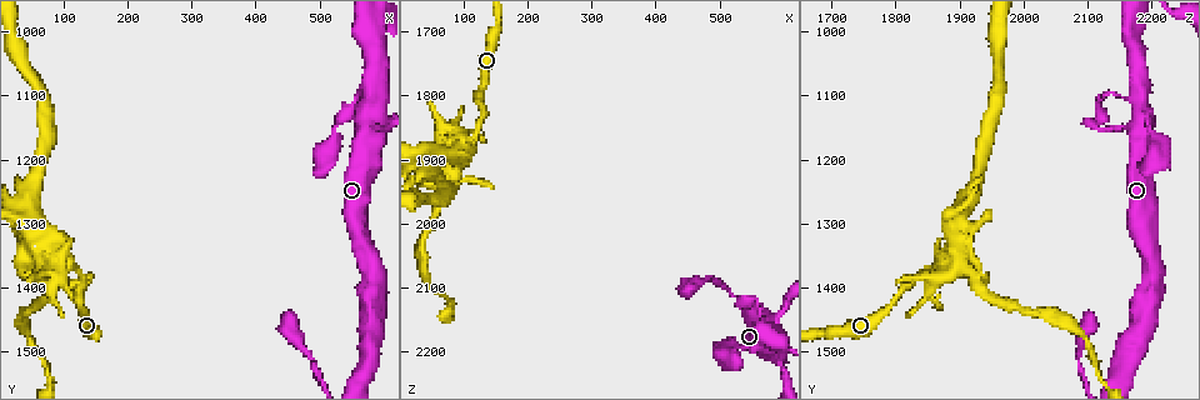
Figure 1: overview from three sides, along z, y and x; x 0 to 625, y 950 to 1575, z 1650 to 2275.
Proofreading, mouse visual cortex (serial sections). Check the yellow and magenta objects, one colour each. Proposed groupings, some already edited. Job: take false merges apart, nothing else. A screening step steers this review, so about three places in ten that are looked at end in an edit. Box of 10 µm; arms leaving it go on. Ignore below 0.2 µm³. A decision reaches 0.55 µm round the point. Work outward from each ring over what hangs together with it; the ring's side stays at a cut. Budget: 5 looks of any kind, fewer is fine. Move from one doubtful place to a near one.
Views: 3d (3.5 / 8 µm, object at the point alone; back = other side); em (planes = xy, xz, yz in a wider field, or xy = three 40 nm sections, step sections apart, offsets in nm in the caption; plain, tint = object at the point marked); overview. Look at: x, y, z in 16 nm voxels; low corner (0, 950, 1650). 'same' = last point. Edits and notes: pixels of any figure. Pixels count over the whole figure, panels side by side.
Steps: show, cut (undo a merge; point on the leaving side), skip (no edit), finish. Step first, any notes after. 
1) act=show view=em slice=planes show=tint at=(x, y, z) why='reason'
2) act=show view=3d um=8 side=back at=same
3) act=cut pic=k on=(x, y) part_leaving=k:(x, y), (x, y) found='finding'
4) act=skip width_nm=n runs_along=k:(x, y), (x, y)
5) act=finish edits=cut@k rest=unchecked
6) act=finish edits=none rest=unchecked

act=show view=3d um=3.5 side=back at=(580, 1150, 2175) why='abrupt turn'

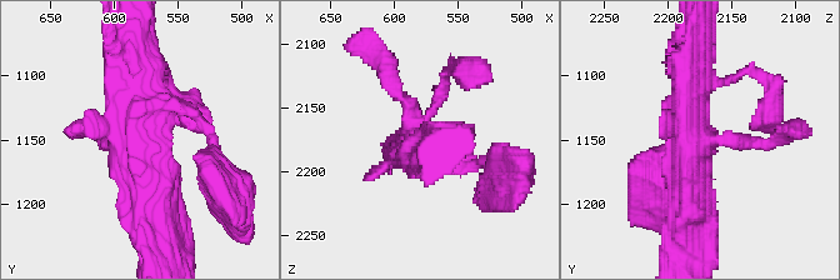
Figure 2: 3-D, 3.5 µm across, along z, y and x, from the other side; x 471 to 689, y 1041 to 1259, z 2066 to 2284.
act=show view=em slice=planes show=tint at=(580, 1148, 2172) why='now the EM'

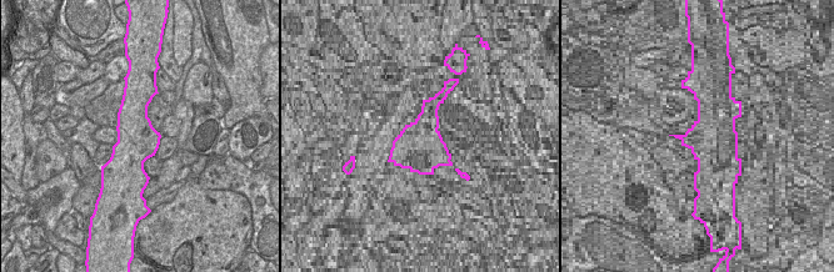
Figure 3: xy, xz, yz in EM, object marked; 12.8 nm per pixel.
act=skip runs_along=2:(695, 208), (689, 139), (775, 143) found='one cell here'

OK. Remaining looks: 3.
act=show view=3d um=3.5 at=(585, 995, 2175) why='branch point'

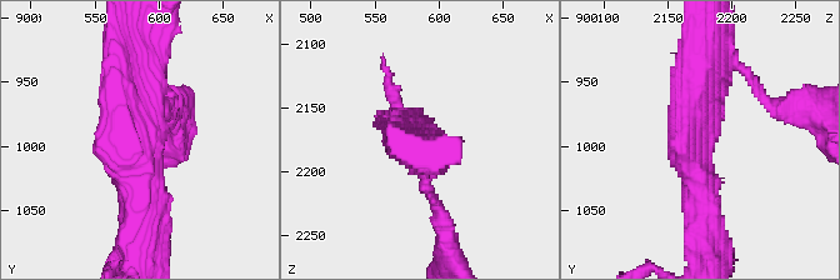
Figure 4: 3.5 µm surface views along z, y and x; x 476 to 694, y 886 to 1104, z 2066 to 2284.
act=show view=em slice=xy step=2 show=tint at=(586, 990, 2176) why='shape alone is not enough'

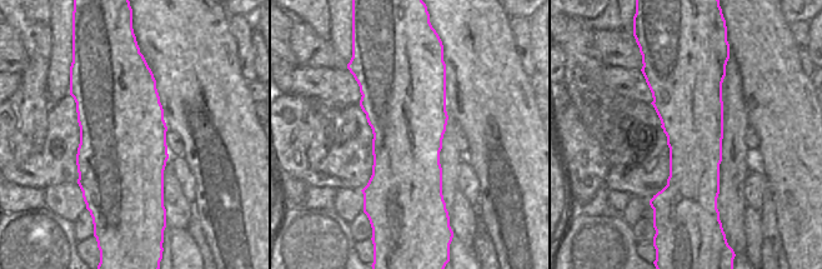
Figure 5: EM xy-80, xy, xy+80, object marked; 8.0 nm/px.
act=skip runs_along=4:(704, 218), (695, 141), (708, 91), (730, 84) found='one cell here'

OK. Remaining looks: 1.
act=finish edits=none rest=unchecked

